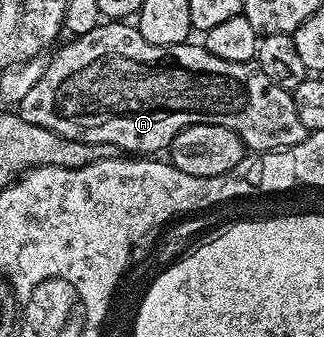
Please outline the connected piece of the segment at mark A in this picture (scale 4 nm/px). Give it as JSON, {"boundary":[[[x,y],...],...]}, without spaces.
{"boundary":[[[103,22],[98,25],[96,30],[88,30],[88,34],[73,37],[48,63],[43,67],[40,78],[36,82],[36,86],[32,86],[32,90],[28,90],[28,94],[24,94],[22,101],[16,105],[16,111],[19,116],[24,118],[24,122],[32,122],[32,126],[44,126],[48,130],[52,130],[56,134],[60,134],[64,138],[72,138],[80,142],[92,142],[93,144],[113,144],[115,149],[124,151],[126,154],[158,154],[161,150],[169,149],[170,144],[176,138],[176,134],[180,130],[184,130],[188,126],[196,126],[197,124],[215,124],[216,126],[228,126],[228,130],[232,130],[240,139],[245,142],[247,149],[251,153],[267,152],[268,150],[280,150],[288,146],[296,146],[296,142],[304,142],[304,138],[308,134],[308,130],[304,126],[304,122],[300,122],[300,114],[296,114],[296,102],[294,101],[292,92],[272,82],[264,70],[258,67],[257,63],[251,62],[241,64],[240,62],[224,62],[224,58],[216,58],[216,54],[212,54],[201,43],[187,42],[178,44],[171,51],[168,48],[161,48],[152,42],[148,42],[144,38],[144,34],[140,34],[137,27],[130,22]]]}

